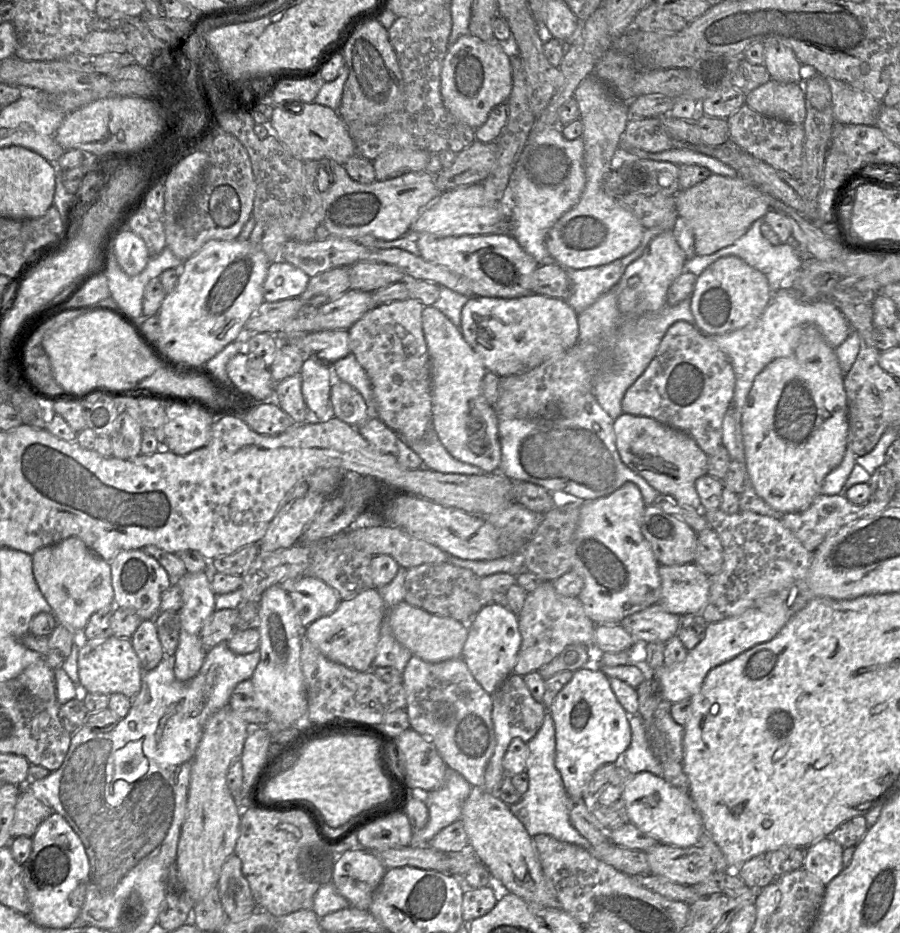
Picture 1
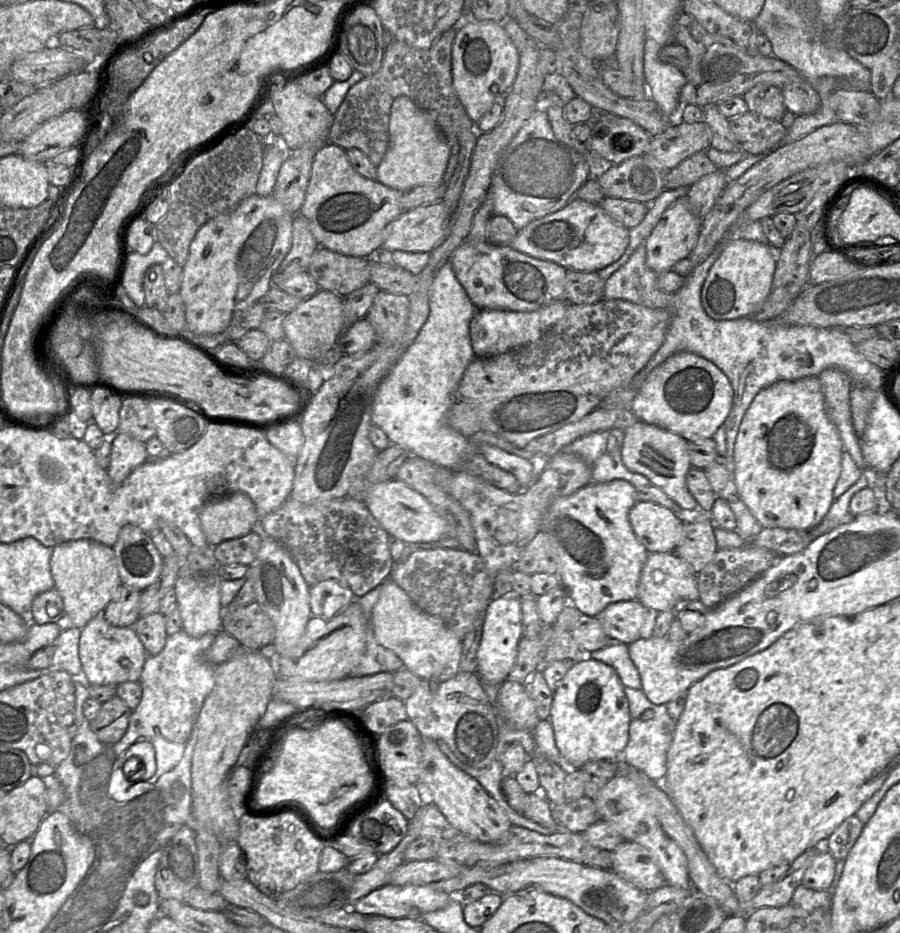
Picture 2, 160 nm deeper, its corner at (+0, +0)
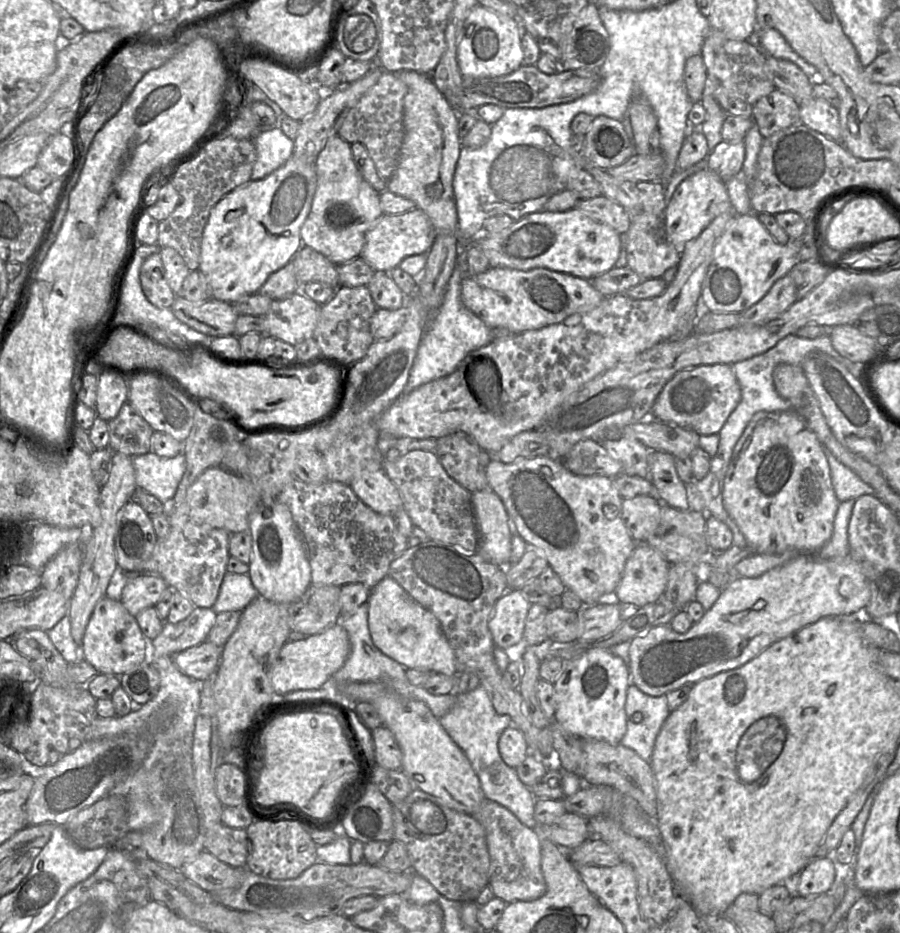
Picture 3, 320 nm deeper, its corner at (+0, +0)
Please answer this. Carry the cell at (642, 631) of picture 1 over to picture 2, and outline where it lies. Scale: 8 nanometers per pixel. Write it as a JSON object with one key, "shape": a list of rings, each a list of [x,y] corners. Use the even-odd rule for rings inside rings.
{"shape":[[[638,600],[620,601],[608,605],[595,618],[609,638],[609,645],[627,644],[641,639],[648,608]]]}

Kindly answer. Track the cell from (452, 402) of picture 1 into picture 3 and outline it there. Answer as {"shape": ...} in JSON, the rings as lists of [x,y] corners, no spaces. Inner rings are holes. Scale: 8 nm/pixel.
{"shape":[[[553,455],[521,458],[512,463],[492,458],[486,467],[486,478],[489,488],[502,500],[516,533],[547,560],[567,590],[574,592],[586,606],[595,605],[603,595],[614,593],[637,543],[623,520],[623,498],[614,479],[575,475]]]}

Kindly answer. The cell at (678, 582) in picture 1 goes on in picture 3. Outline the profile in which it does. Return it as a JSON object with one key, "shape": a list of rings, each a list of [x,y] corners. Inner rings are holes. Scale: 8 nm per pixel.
{"shape":[[[637,542],[635,549],[625,564],[621,580],[614,591],[617,597],[617,603],[633,604],[640,609],[647,604],[658,601],[665,593],[669,568],[670,563],[654,548],[645,542]]]}

